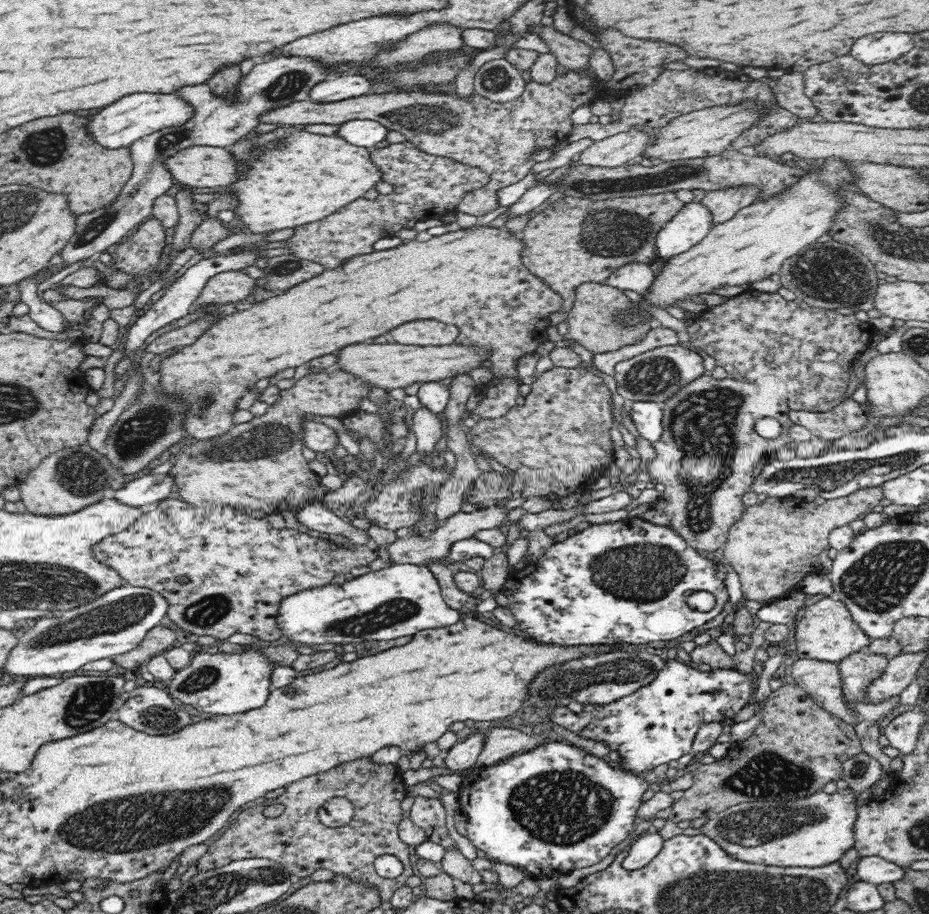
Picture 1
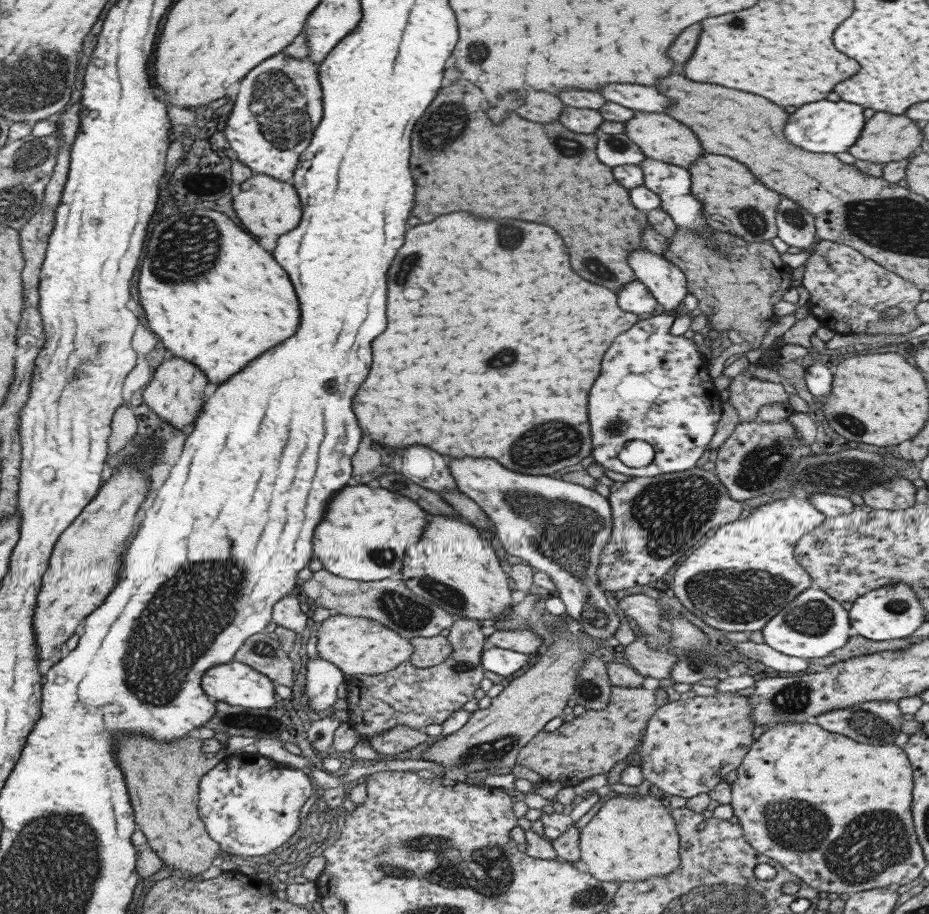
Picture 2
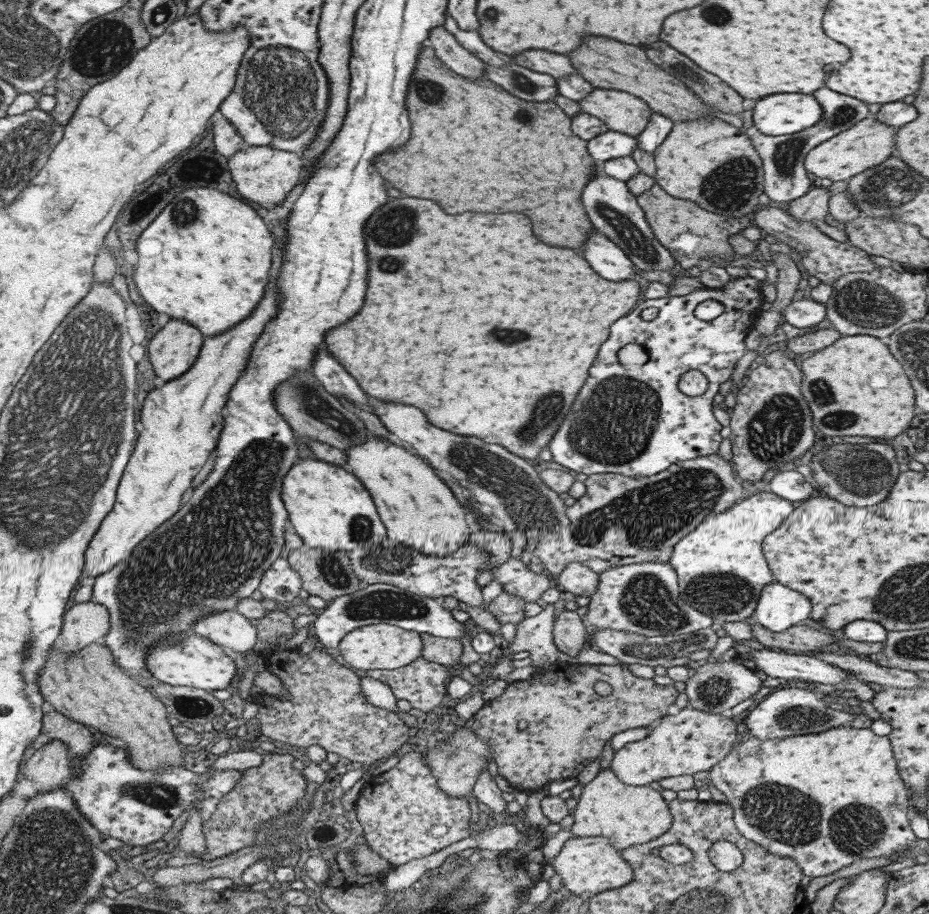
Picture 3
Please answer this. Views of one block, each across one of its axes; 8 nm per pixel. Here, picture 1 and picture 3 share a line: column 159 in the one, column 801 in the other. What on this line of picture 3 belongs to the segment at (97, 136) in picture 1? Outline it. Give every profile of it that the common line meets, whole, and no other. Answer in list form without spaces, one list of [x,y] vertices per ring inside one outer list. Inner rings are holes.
[[[771,94],[755,102],[753,126],[769,136],[793,135],[817,125],[823,109],[809,94]]]

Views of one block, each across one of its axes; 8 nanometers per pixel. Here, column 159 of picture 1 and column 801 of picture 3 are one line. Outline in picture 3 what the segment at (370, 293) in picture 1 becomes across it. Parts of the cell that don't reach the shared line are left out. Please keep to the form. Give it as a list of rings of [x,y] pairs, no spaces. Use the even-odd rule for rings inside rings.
[[[842,335],[830,346],[814,350],[813,355],[801,362],[800,392],[811,410],[813,424],[825,436],[869,436],[869,438],[895,438],[909,426],[913,418],[913,388],[897,366],[886,344],[874,336]]]

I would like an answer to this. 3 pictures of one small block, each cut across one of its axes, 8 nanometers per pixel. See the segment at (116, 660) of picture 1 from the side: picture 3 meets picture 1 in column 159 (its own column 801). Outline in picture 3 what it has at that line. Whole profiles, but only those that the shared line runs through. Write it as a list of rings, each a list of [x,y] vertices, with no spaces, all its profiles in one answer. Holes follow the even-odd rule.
[[[748,619],[751,625],[753,638],[769,649],[781,650],[781,652],[795,655],[807,655],[811,652],[825,650],[827,646],[835,644],[835,638],[828,633],[811,629],[805,625],[789,626],[789,629],[780,633],[771,632],[755,624],[755,621]]]

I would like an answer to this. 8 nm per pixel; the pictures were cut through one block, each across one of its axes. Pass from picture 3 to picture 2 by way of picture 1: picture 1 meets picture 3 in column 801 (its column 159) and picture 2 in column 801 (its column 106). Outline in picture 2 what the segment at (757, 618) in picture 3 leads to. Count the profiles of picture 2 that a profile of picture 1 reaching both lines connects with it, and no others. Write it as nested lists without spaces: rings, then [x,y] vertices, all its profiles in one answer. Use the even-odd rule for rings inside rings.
[[[809,586],[786,604],[761,629],[763,642],[780,652],[797,658],[816,660],[841,648],[852,636],[848,612],[840,602],[833,600],[825,591]]]

